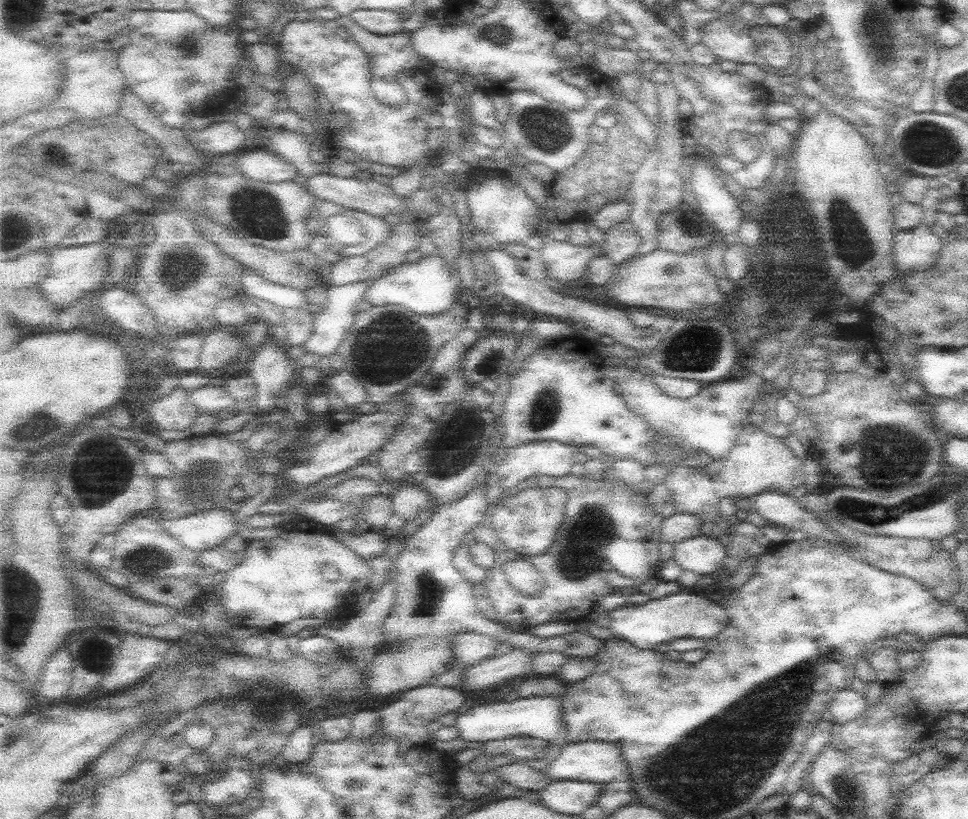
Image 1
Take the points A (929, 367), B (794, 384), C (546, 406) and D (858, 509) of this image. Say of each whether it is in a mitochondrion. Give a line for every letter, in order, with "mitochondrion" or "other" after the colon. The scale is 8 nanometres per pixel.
A: other
B: other
C: mitochondrion
D: mitochondrion

